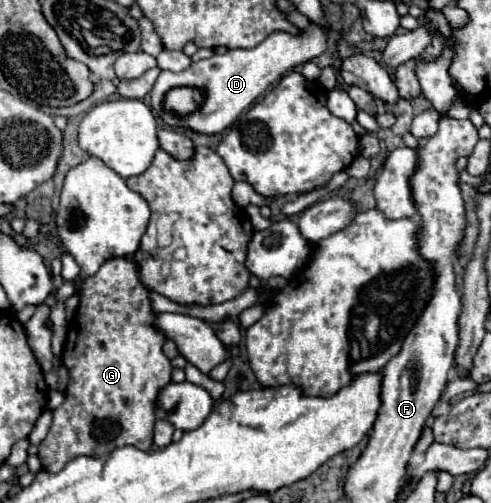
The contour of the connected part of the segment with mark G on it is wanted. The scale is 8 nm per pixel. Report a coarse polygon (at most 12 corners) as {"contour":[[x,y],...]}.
{"contour":[[136,261],[82,283],[66,399],[38,445],[78,455],[152,447],[170,381]]}

